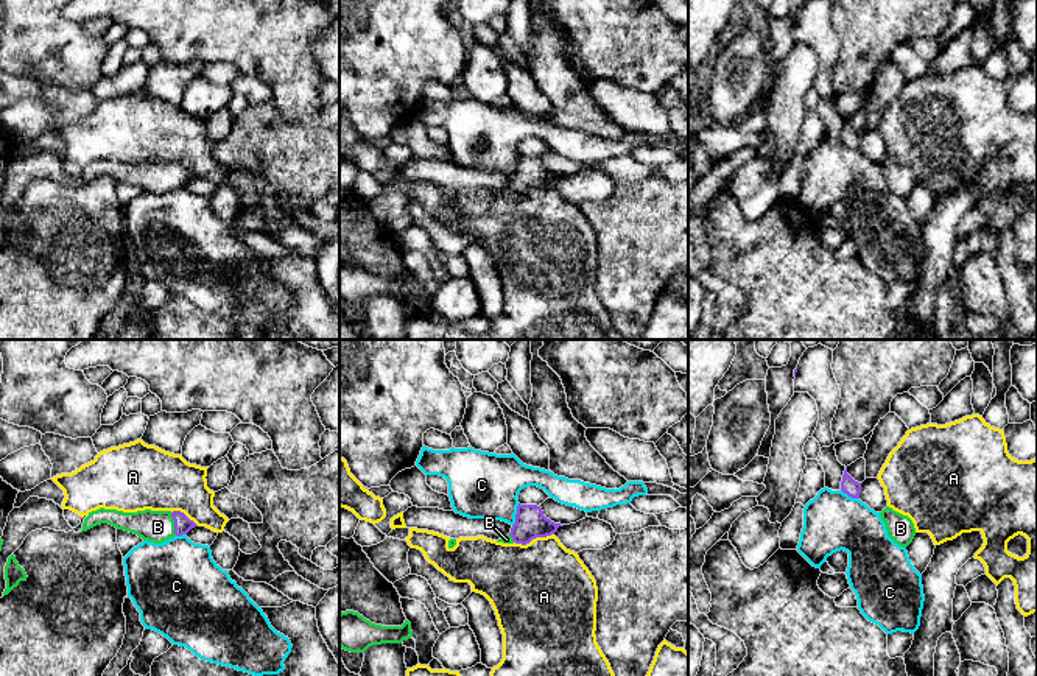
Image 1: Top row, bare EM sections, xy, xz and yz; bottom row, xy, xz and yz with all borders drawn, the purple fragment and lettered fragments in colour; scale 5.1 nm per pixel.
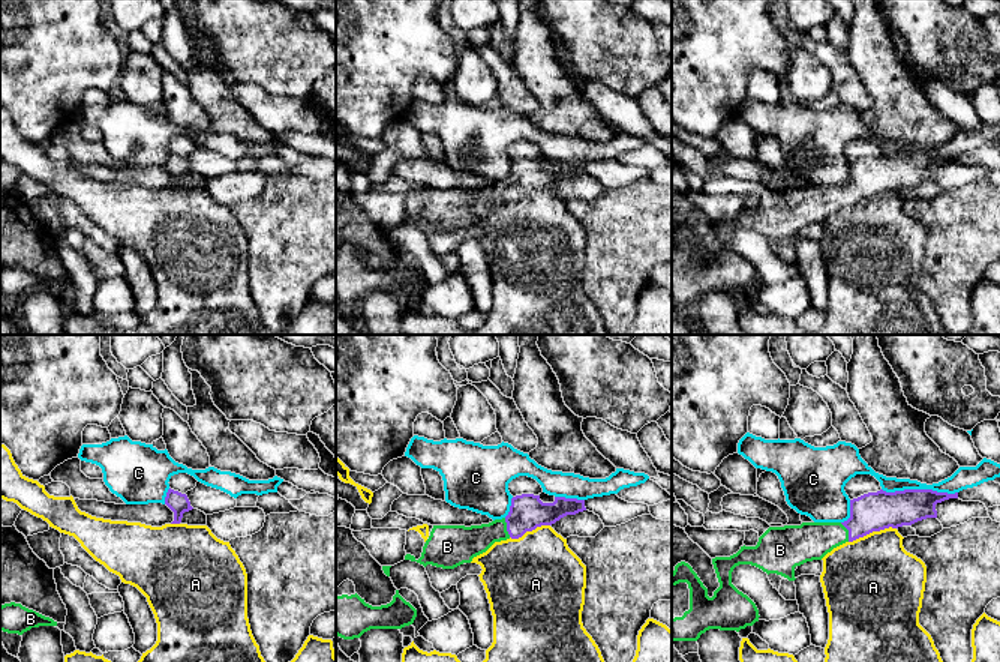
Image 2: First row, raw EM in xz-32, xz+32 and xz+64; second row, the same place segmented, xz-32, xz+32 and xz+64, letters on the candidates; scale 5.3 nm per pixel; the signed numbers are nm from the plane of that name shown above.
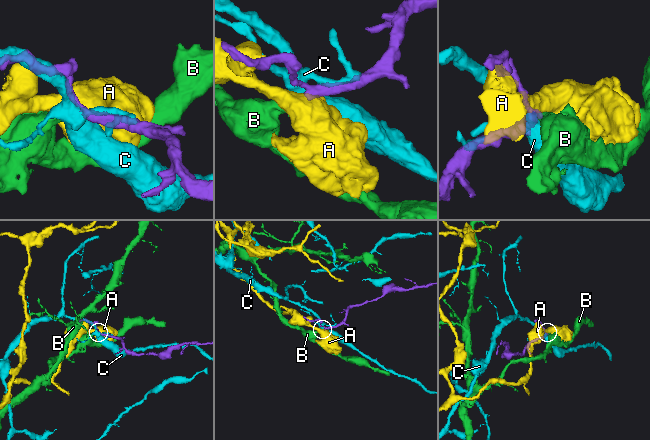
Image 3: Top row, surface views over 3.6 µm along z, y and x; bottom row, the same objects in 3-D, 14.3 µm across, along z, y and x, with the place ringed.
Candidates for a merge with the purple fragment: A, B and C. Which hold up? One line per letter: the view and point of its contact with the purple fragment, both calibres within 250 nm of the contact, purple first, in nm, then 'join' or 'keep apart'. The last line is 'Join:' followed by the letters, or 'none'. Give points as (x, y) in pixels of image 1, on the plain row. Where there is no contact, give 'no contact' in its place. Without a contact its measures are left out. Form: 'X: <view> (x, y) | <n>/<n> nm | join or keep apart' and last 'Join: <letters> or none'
A: xz (533, 189) | 160/460 nm | keep apart
B: xy (175, 175) | 90/160 nm | join
C: xz (516, 165) | 160/340 nm | keep apart
Join: B

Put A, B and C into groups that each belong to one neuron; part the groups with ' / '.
A / B / C

